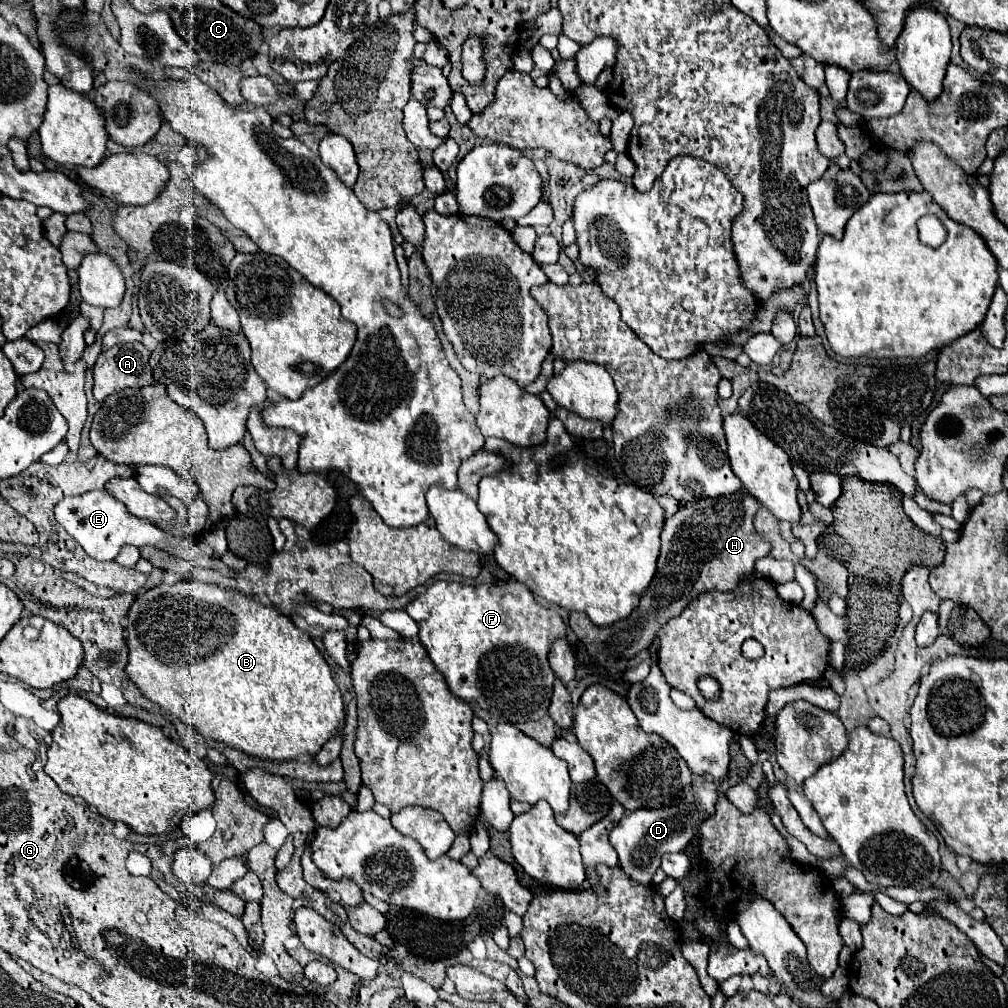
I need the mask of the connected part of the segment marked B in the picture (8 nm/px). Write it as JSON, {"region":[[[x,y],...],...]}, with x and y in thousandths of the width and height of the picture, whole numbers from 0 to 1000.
{"region":[[[188,575],[150,583],[130,599],[126,629],[128,659],[124,665],[134,681],[150,696],[191,720],[203,732],[241,744],[247,750],[277,756],[301,748],[313,750],[324,734],[334,730],[342,716],[338,685],[309,631],[271,601],[257,599],[231,583]]]}

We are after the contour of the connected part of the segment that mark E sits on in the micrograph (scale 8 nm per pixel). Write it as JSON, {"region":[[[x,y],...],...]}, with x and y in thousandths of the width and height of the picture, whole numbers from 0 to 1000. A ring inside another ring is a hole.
{"region":[[[90,486],[78,492],[70,492],[70,494],[63,494],[57,502],[55,502],[55,516],[82,542],[82,546],[92,552],[94,556],[112,556],[120,542],[124,540],[132,540],[136,544],[140,542],[156,542],[156,544],[164,544],[164,540],[174,540],[174,542],[186,542],[184,536],[176,536],[176,534],[168,534],[166,530],[162,530],[156,522],[152,522],[148,516],[144,514],[136,514],[132,510],[126,508],[124,500],[120,500],[118,496],[112,496],[112,492],[108,492],[108,488],[104,486]]]}

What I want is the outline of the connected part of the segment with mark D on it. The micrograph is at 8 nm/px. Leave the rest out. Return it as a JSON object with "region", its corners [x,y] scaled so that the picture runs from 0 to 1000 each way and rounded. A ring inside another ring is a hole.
{"region":[[[688,768],[688,776],[680,786],[668,796],[664,802],[634,802],[632,806],[622,806],[616,815],[606,823],[606,837],[614,847],[614,859],[620,867],[636,877],[646,877],[650,863],[654,861],[654,853],[664,843],[678,843],[689,831],[693,817],[701,813],[709,806],[709,796],[715,782],[715,774],[707,774],[705,770]]]}

